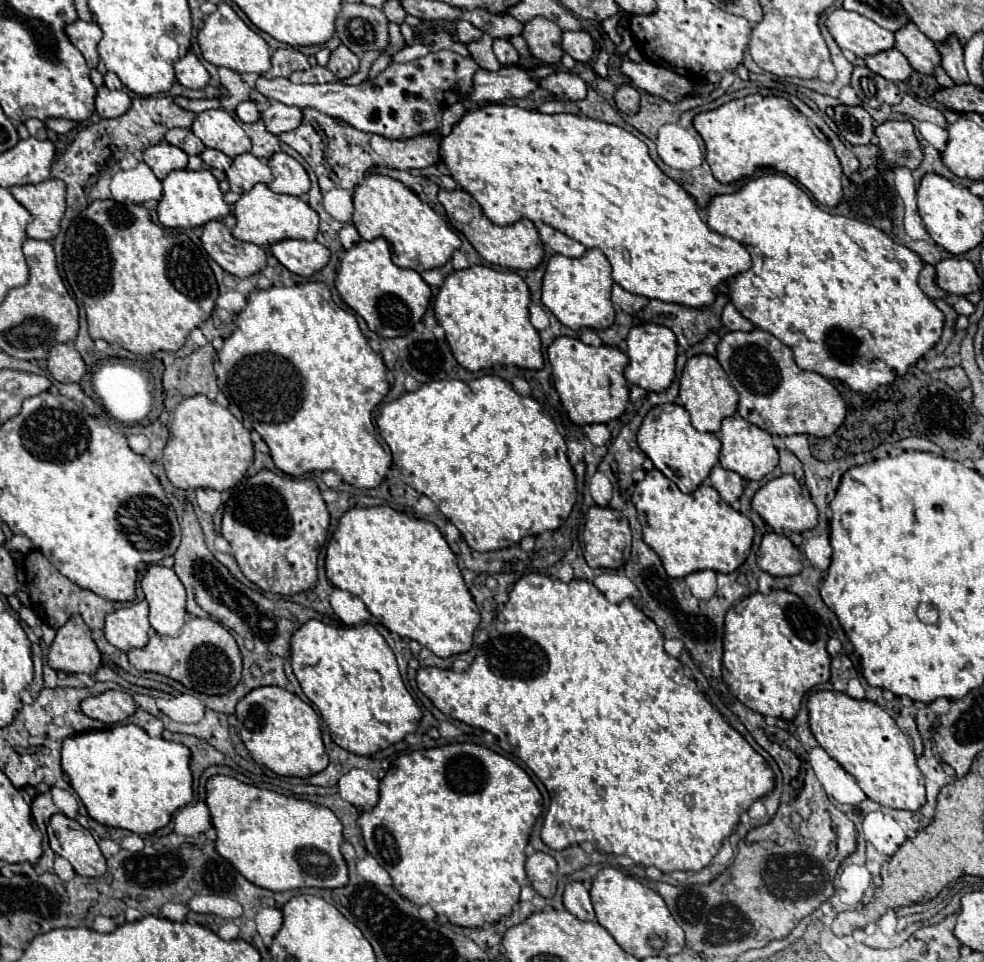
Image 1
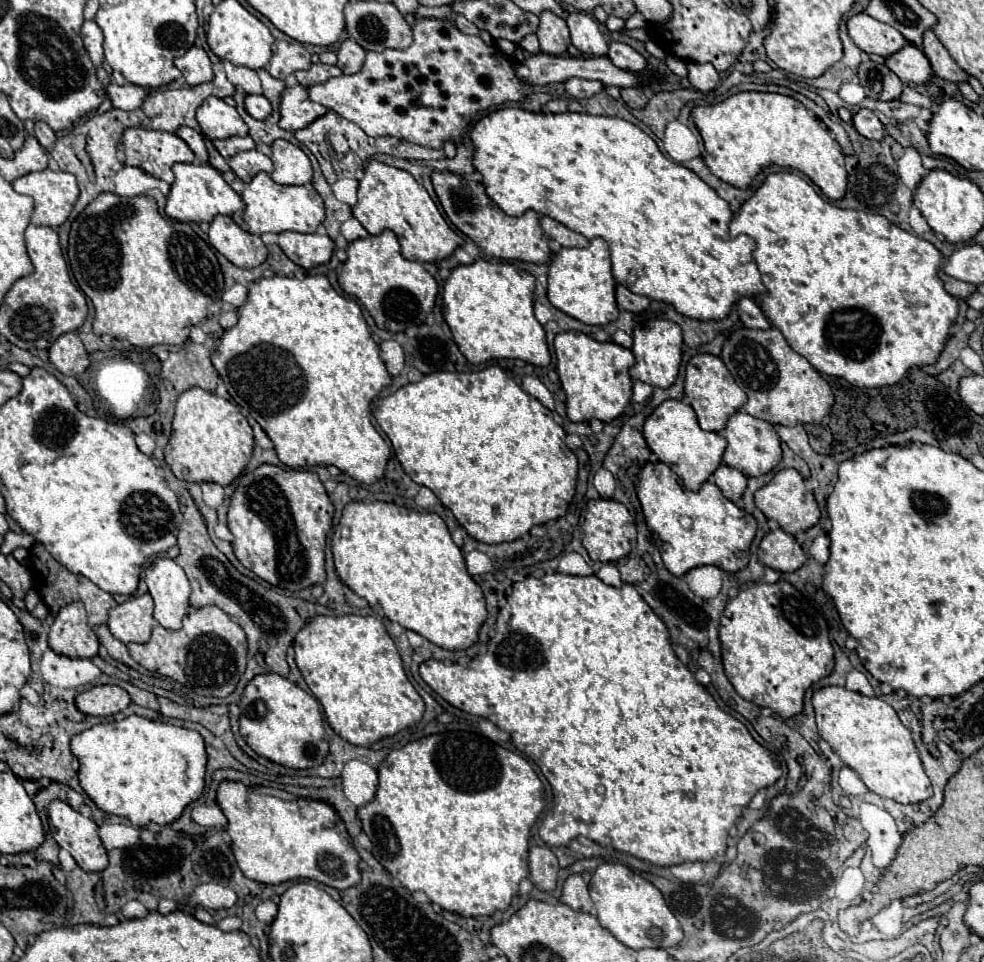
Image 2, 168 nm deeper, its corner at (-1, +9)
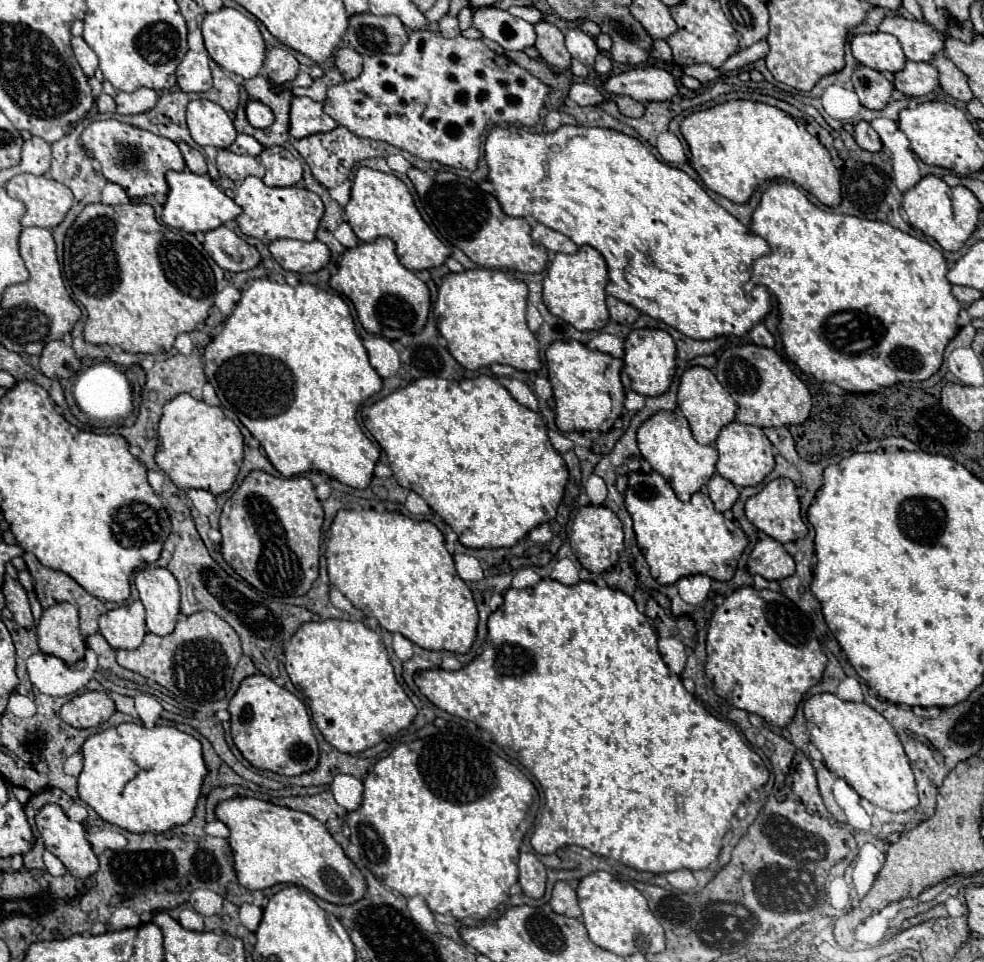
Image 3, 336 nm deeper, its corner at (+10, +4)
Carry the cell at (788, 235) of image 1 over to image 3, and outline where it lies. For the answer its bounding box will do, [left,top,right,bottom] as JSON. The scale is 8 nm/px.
[748,182,962,392]

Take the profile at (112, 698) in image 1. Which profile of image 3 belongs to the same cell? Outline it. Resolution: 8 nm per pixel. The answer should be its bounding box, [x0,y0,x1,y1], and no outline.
[60,692,114,728]

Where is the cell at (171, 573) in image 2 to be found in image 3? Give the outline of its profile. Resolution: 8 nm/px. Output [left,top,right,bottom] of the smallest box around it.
[134,568,180,636]

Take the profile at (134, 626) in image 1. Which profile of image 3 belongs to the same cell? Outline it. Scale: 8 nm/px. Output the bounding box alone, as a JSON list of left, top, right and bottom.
[100,600,146,650]

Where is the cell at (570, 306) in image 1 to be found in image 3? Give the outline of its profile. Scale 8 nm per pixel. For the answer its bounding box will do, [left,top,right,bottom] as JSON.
[544,246,608,330]

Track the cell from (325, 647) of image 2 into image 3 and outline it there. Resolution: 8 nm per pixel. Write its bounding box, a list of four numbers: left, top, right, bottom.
[284,620,416,754]

